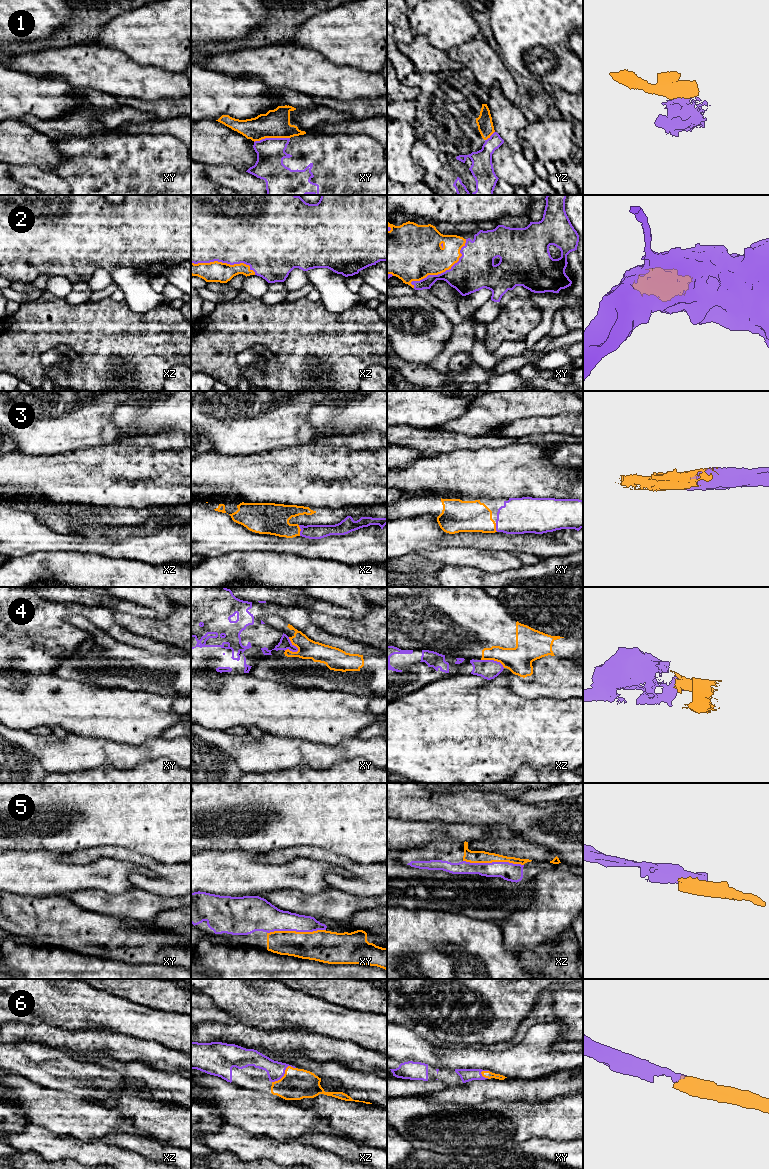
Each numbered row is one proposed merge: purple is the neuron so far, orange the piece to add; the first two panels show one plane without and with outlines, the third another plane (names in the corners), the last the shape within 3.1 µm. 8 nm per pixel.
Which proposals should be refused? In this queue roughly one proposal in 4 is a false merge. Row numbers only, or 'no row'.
1, 4

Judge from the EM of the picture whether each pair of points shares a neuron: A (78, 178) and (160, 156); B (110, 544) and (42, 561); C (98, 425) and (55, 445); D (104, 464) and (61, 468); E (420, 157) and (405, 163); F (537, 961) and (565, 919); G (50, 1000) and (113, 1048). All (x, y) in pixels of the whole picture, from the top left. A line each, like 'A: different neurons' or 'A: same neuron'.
A: same neuron
B: different neurons
C: same neuron
D: same neuron
E: different neurons
F: different neurons
G: different neurons

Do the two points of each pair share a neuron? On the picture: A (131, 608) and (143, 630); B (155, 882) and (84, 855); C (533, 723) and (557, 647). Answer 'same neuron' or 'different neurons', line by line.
A: different neurons
B: same neuron
C: different neurons

